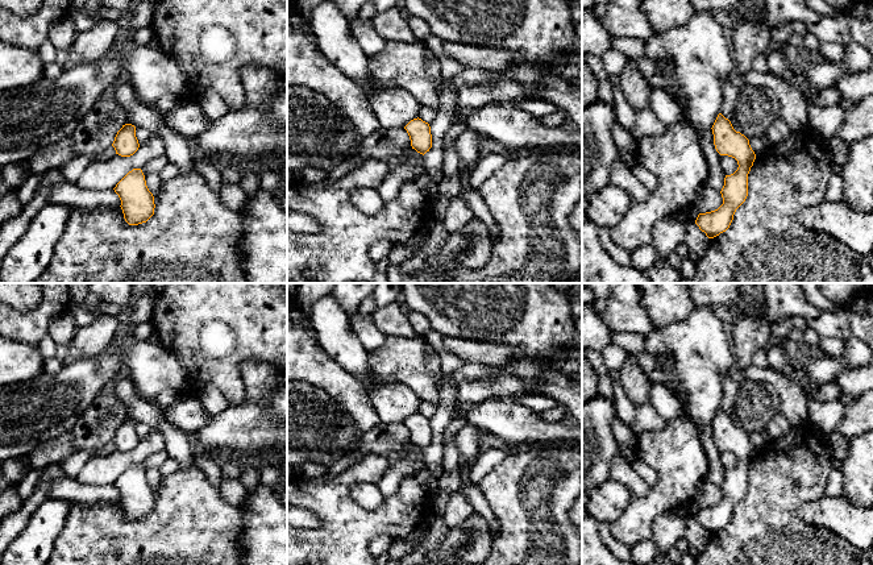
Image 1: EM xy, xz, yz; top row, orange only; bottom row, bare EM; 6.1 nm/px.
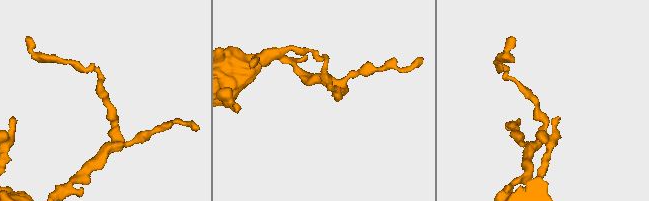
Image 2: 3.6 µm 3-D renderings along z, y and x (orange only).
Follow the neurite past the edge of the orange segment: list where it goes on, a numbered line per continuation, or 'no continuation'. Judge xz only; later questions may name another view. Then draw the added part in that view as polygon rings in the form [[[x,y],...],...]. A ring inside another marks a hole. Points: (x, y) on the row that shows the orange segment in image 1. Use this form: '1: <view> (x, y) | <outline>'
no continuation

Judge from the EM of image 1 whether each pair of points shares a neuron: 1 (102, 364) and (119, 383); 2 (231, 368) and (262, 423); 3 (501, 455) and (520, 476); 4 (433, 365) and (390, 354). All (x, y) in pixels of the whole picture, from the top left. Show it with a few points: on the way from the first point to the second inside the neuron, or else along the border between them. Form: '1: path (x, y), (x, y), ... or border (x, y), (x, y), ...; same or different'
1: border (117, 377), (112, 383); different
2: border (240, 364), (245, 399), (232, 407); different
3: border (510, 453), (482, 480); different
4: border (425, 343), (425, 364), (439, 389); different

